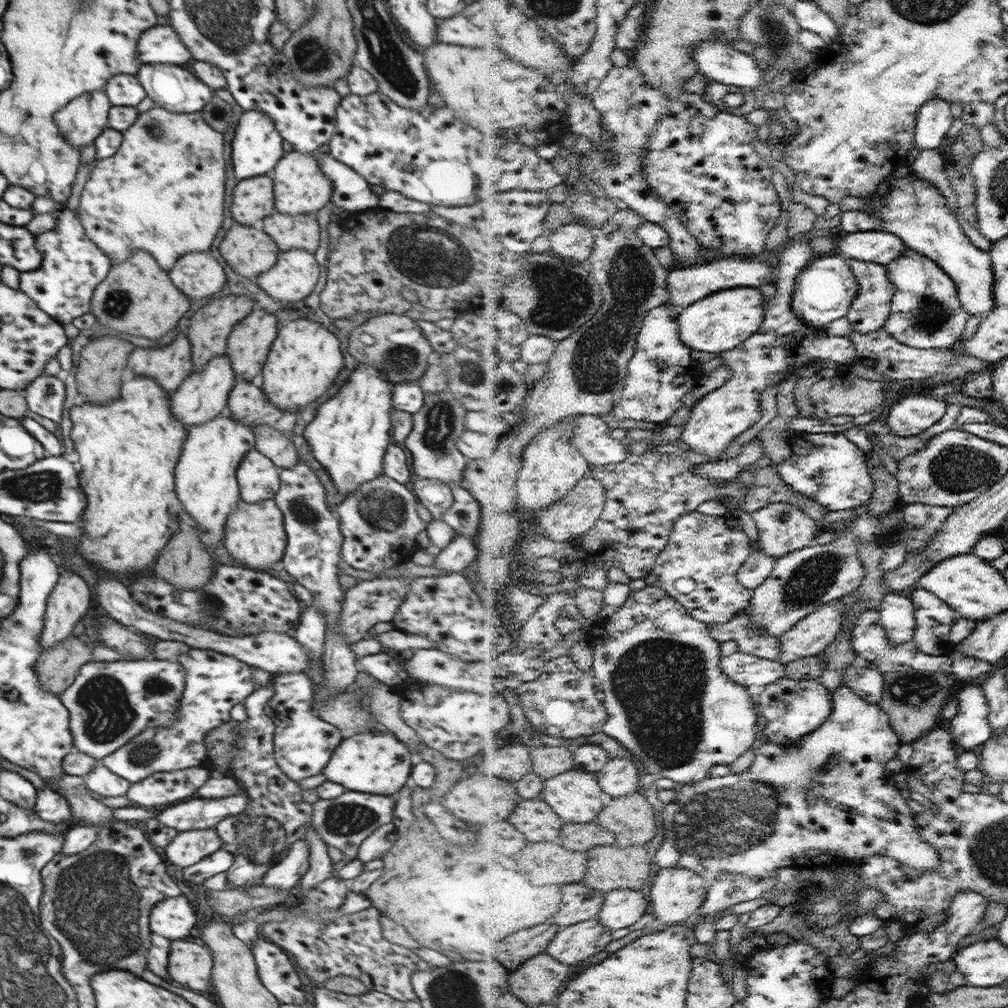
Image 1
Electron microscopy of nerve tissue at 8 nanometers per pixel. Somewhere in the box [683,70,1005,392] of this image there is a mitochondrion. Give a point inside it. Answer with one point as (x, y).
(931, 314)

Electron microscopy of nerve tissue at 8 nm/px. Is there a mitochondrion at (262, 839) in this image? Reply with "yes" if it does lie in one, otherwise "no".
yes

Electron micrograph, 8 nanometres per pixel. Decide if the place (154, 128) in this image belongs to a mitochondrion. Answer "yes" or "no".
yes

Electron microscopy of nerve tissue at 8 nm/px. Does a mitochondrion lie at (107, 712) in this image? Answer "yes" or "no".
yes

